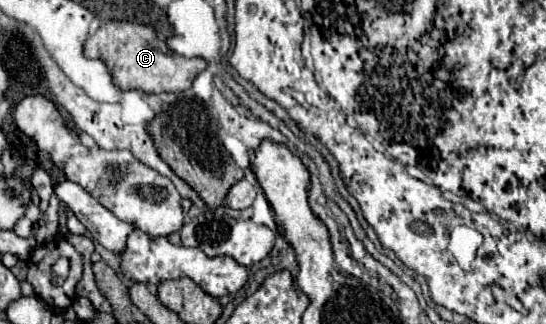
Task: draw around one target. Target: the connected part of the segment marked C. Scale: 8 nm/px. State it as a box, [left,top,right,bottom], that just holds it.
[85,21,207,93]

